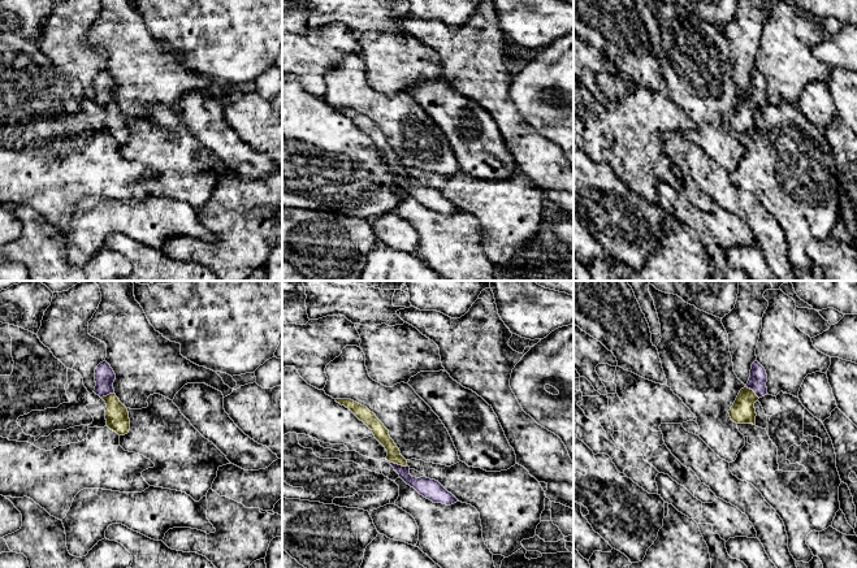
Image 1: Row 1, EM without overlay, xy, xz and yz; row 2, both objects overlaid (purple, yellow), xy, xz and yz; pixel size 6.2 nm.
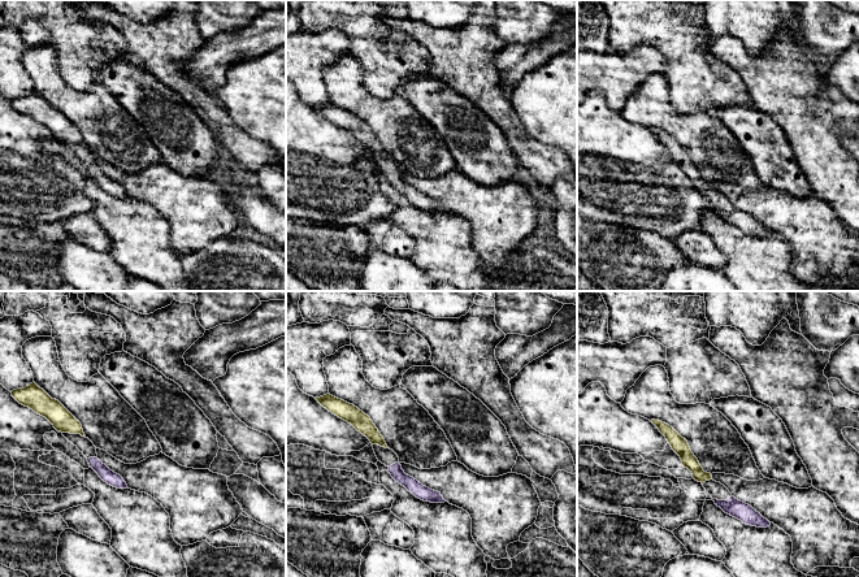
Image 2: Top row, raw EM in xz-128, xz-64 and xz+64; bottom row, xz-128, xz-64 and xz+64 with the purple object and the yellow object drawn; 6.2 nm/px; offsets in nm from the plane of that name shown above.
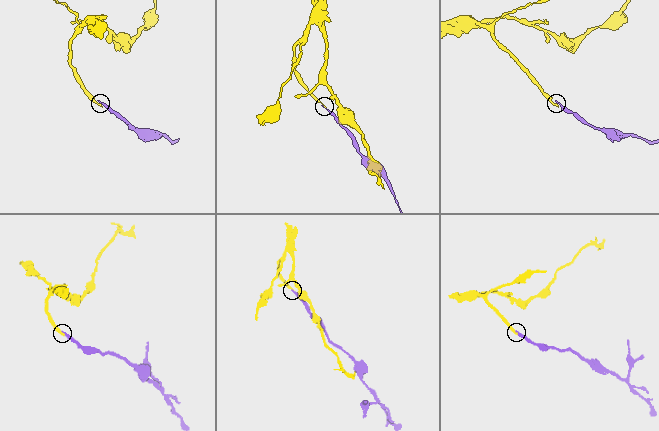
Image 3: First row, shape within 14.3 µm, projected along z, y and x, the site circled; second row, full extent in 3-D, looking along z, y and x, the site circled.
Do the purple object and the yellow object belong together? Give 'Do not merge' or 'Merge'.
Merge

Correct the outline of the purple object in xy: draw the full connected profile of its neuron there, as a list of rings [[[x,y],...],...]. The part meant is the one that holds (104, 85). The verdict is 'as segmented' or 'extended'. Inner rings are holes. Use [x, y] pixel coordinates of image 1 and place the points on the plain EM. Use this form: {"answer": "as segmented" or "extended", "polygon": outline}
{"answer": "extended", "polygon": [[[103,70],[95,78],[95,99],[107,113],[105,129],[107,135],[118,144],[125,144],[130,139],[130,127],[127,117],[120,110],[114,103],[113,91],[116,83],[107,70]]]}

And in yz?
{"answer": "extended", "polygon": [[[754,70],[746,95],[740,99],[733,114],[728,120],[733,131],[756,134],[757,122],[754,112],[767,104],[766,91],[767,83],[765,77],[758,70]]]}

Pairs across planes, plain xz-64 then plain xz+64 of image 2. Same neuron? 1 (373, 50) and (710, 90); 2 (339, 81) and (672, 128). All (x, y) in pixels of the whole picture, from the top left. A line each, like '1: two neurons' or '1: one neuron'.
1: one neuron
2: one neuron

